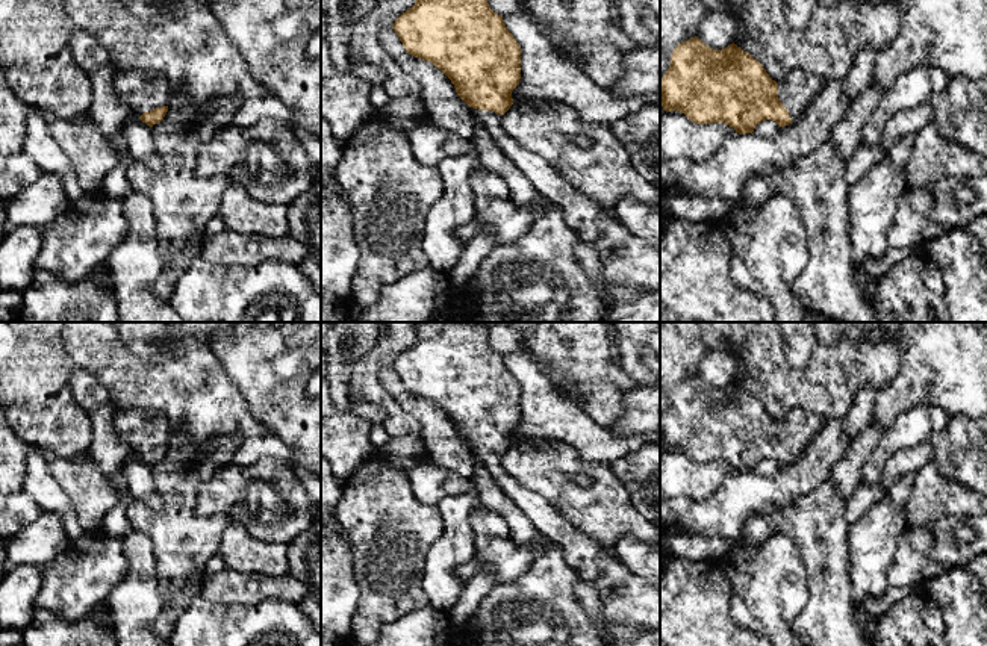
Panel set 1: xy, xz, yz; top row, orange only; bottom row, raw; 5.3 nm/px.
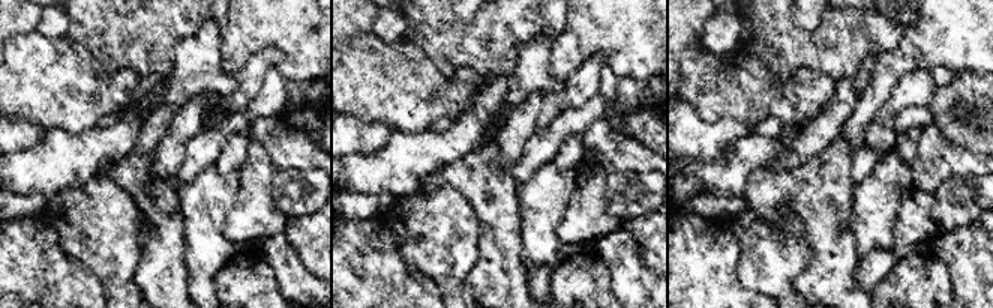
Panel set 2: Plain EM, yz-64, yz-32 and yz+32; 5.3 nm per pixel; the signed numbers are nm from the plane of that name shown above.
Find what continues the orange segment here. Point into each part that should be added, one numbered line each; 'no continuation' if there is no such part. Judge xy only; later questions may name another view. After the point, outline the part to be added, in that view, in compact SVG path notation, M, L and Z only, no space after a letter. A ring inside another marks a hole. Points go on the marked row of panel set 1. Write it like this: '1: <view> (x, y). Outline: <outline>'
1: xy (143, 91). Outline: M117 71L114 85L118 97L130 106L136 118L170 103L171 85L162 74Z

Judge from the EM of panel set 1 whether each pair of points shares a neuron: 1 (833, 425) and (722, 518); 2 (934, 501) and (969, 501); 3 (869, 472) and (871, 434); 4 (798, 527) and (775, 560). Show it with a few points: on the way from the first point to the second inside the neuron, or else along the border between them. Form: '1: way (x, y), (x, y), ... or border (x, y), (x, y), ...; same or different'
1: way (816, 456), (781, 489), (753, 493); same
2: way (943, 501), (960, 501); same
3: border (889, 425), (866, 462), (860, 480); different
4: border (754, 546), (775, 534), (784, 534), (806, 571); different

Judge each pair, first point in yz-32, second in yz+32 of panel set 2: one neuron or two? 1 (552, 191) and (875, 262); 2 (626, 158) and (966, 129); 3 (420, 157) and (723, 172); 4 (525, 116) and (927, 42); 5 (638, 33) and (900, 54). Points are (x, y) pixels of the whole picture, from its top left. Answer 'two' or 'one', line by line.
1: two
2: two
3: one
4: one
5: one

